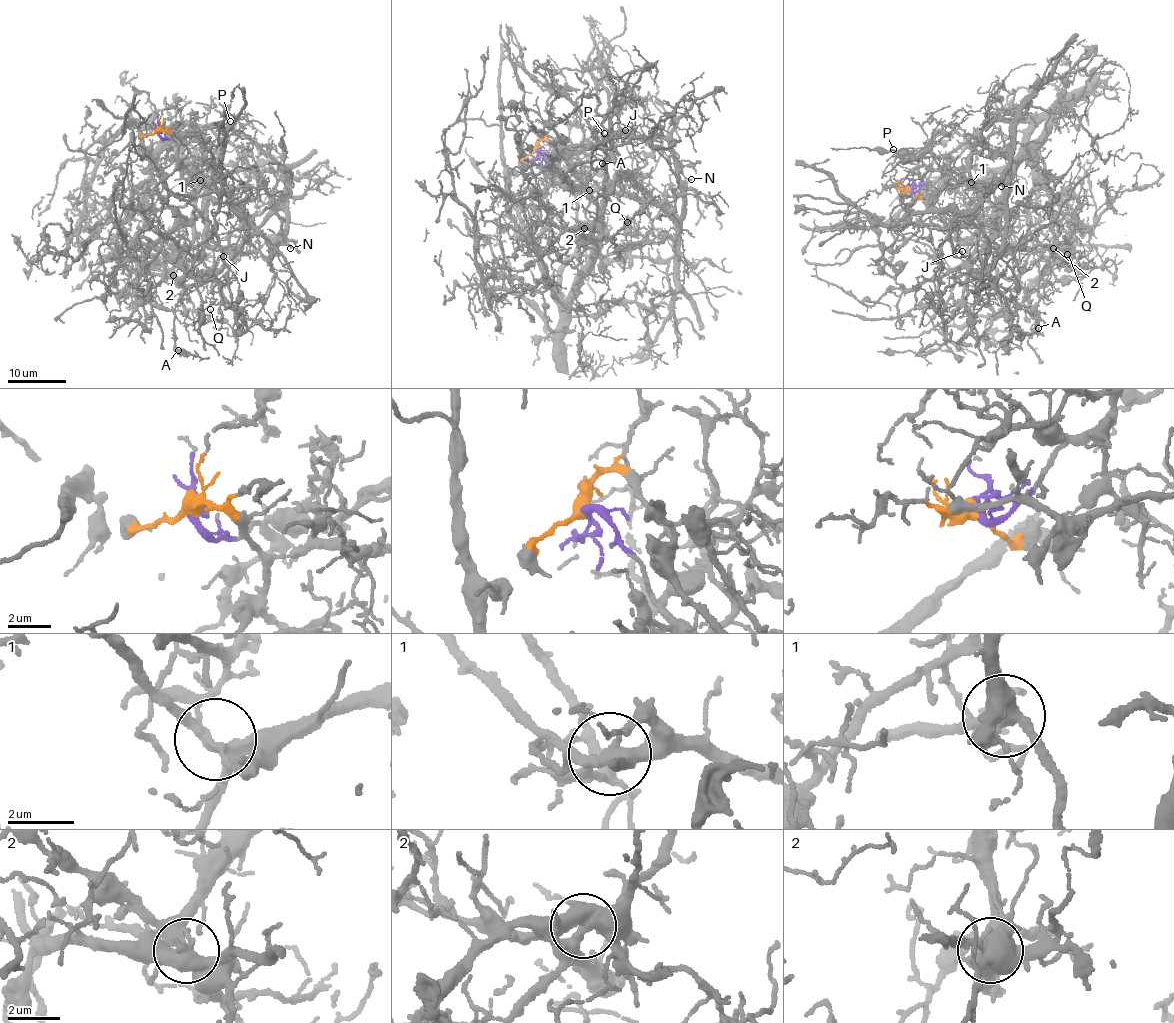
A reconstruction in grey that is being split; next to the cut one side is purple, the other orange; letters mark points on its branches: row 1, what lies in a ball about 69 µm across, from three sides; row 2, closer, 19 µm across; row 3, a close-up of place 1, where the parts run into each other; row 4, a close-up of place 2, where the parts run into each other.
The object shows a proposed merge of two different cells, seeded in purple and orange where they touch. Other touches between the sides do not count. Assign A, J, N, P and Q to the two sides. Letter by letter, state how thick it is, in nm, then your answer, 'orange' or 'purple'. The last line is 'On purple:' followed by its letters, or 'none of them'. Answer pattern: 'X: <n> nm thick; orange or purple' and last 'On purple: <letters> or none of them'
A: 110 nm thick; purple
J: 120 nm thick; orange
N: 110 nm thick; purple
P: 130 nm thick; orange
Q: 100 nm thick; purple
On purple: A, N, Q

